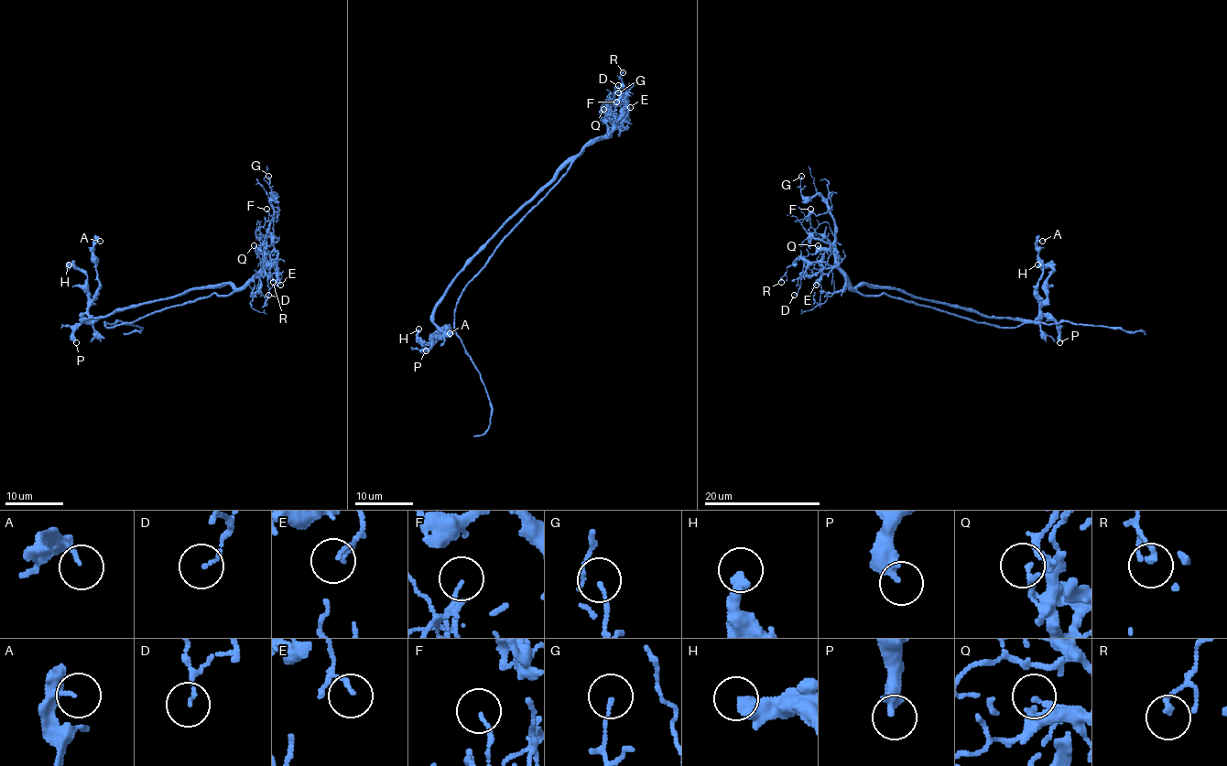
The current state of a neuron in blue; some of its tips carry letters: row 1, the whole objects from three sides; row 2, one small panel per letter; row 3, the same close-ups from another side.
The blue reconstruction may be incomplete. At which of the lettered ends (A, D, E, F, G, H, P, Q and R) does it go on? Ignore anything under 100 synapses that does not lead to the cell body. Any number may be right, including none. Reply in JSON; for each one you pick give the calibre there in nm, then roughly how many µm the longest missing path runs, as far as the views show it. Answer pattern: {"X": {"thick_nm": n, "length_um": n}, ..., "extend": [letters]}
{"extend": []}

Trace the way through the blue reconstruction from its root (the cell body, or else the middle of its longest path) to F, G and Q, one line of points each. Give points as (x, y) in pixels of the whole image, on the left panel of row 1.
F: (224, 295), (238, 290), (263, 265), (264, 251), (278, 238), (273, 226), (276, 220), (269, 221), (266, 209)
G: (224, 295), (232, 295), (238, 290), (263, 265), (264, 238), (273, 216), (274, 198), (268, 176)
Q: (224, 295), (232, 295), (238, 290), (263, 265), (264, 248), (254, 245)

